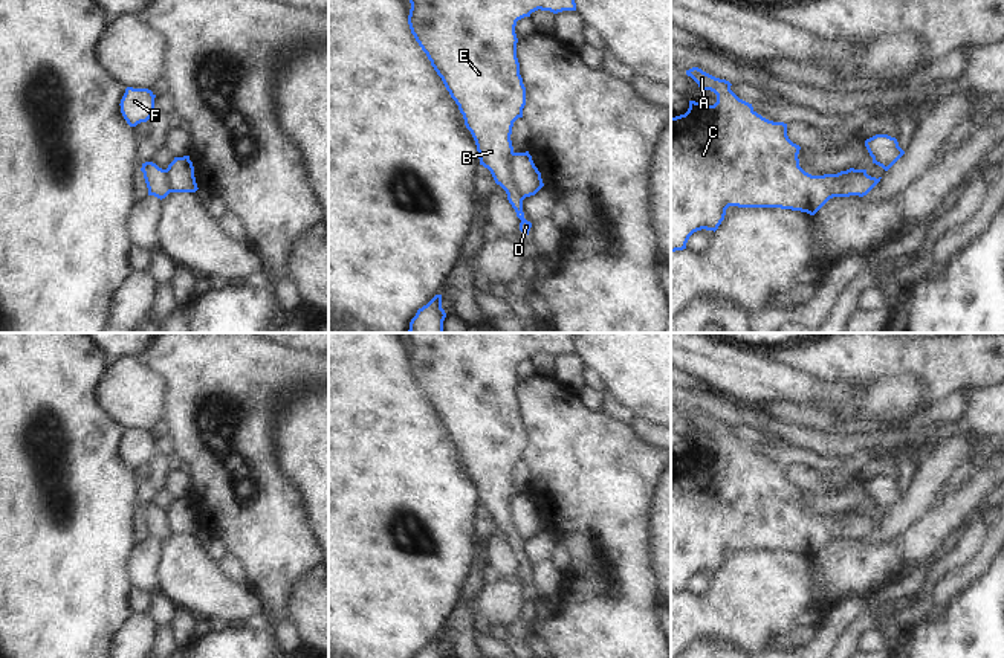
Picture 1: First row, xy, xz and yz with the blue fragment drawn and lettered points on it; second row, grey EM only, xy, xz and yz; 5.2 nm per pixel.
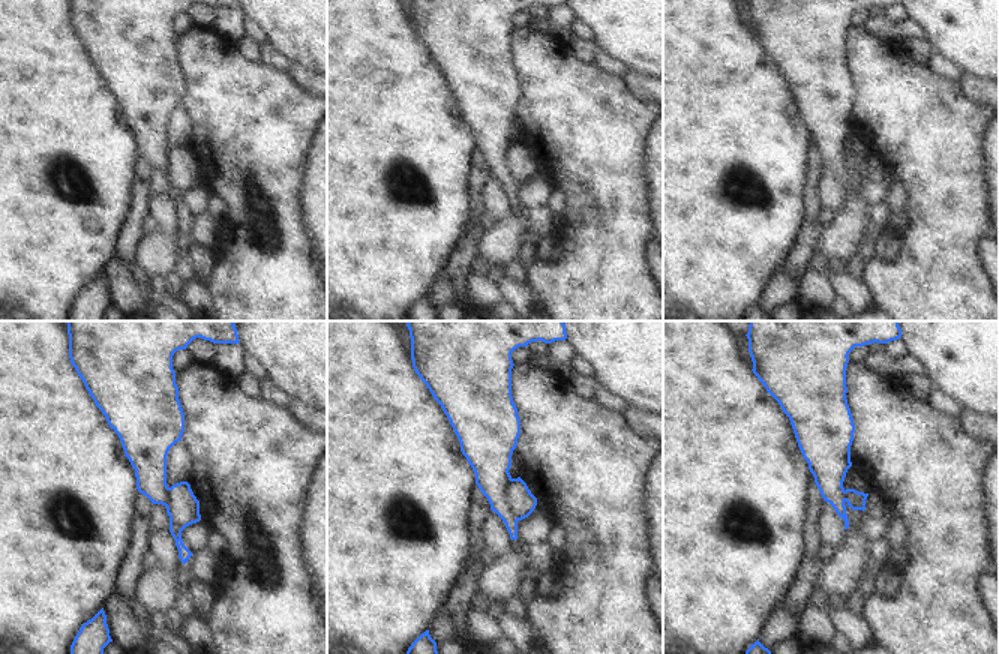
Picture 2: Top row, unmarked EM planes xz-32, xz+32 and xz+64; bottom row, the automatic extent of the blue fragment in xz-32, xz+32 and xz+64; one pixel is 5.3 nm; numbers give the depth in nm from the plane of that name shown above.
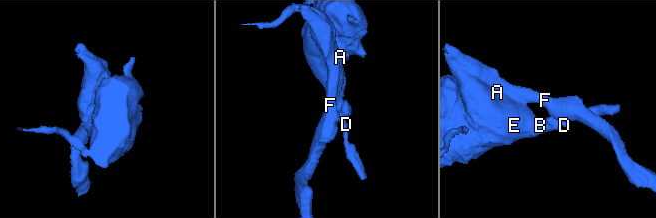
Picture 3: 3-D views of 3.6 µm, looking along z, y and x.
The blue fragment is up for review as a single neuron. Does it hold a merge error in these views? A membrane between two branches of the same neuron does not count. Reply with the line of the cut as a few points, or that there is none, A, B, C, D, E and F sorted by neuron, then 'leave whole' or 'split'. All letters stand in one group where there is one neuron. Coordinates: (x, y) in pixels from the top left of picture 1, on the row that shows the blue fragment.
cut in xz along (512, 153), (509, 165), (511, 185), (521, 200); A B C D E / F; split

